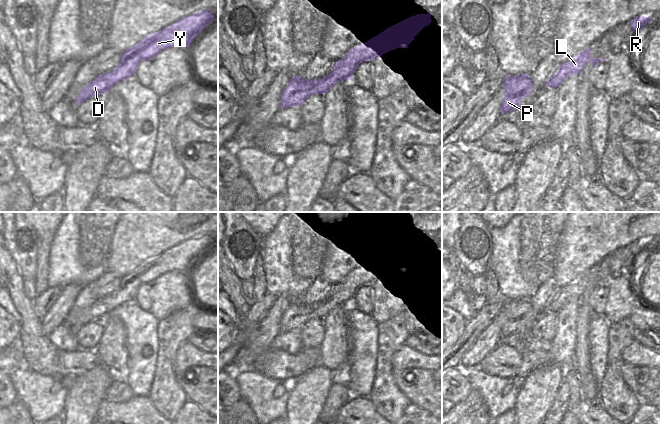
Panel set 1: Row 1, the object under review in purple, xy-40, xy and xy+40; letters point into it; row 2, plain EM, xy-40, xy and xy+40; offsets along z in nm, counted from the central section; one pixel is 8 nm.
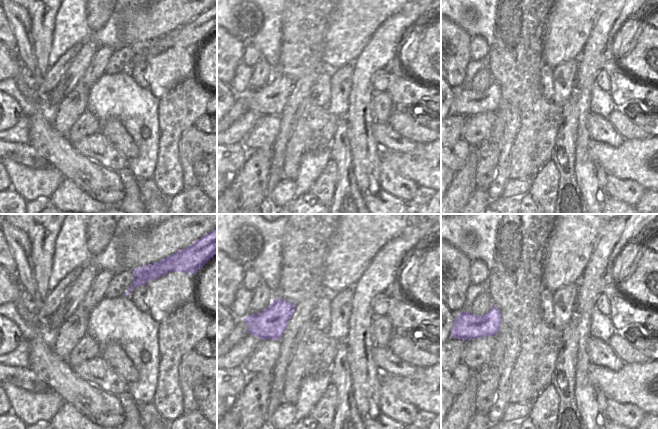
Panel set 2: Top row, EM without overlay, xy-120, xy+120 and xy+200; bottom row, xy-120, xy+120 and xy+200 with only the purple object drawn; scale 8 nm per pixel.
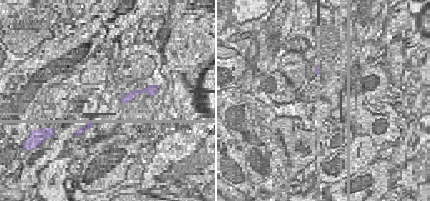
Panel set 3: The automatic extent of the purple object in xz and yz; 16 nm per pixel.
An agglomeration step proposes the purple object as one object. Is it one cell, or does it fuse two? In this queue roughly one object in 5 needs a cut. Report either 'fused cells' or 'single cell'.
single cell

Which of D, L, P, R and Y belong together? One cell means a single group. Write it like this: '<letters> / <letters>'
D L P R Y

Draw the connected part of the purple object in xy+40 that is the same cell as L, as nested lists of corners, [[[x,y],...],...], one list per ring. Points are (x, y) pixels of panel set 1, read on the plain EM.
[[[590,270],[580,276],[579,278],[570,282],[567,286],[560,288],[558,295],[548,304],[546,310],[551,312],[557,312],[560,310],[569,300],[573,298],[580,298],[582,293],[589,287],[592,287],[592,291],[597,286],[604,286],[604,282],[591,282]]]

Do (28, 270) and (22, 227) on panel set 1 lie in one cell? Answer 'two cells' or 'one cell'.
one cell

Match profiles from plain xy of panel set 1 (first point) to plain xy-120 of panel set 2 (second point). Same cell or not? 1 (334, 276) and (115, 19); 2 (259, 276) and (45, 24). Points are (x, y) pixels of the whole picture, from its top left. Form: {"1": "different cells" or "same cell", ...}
{"1": "different cells", "2": "same cell"}

